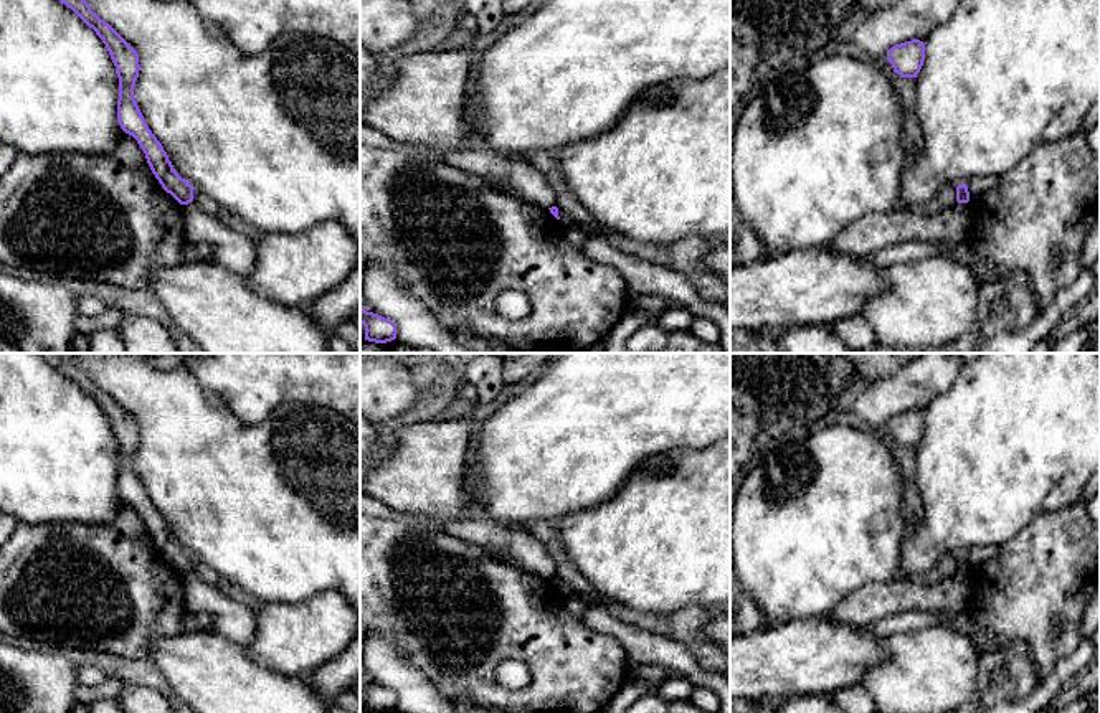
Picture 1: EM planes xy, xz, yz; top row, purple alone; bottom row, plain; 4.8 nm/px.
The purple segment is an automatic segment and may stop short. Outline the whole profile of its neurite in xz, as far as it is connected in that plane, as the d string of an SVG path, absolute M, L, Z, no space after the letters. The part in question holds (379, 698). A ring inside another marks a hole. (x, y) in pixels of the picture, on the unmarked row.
M360 673L360 693L365 695L365 710L386 713L396 708L396 695L373 682L367 682Z

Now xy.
M61 355L58 368L96 401L111 424L119 447L117 489L121 498L137 510L162 558L180 574L192 573L193 556L175 541L167 522L149 498L134 469L134 456L140 439L137 421L109 393L101 390L71 356Z

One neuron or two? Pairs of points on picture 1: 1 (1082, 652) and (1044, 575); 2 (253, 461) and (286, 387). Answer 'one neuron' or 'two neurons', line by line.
1: two neurons
2: two neurons

